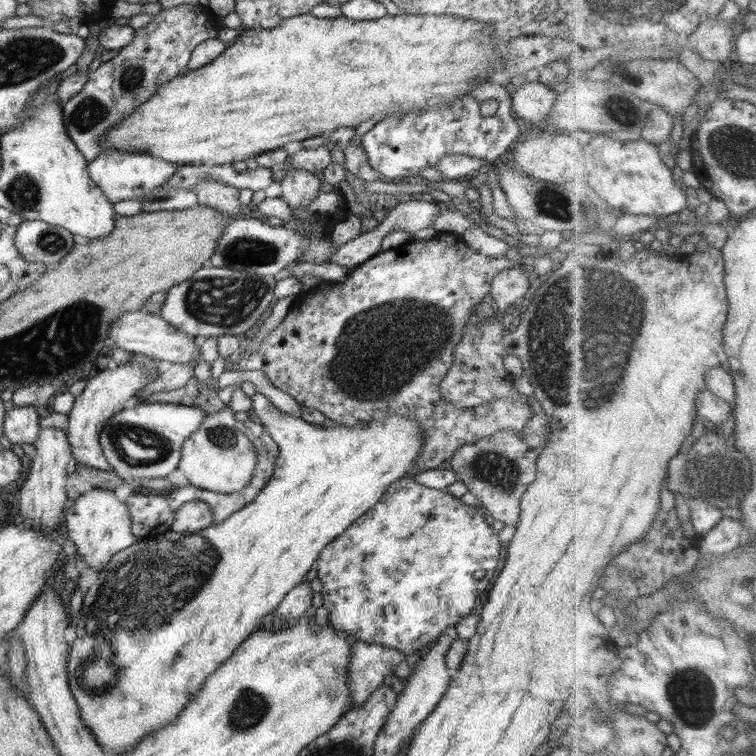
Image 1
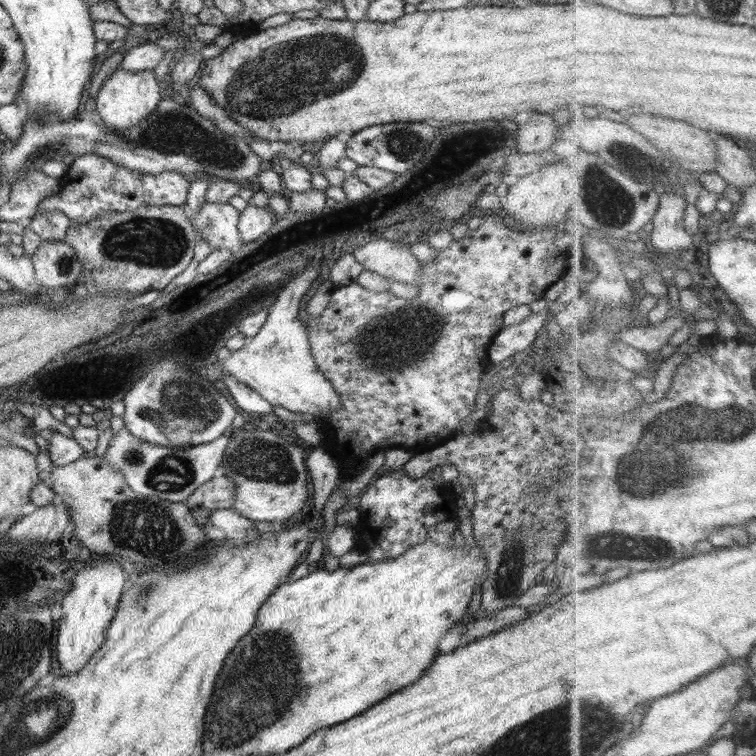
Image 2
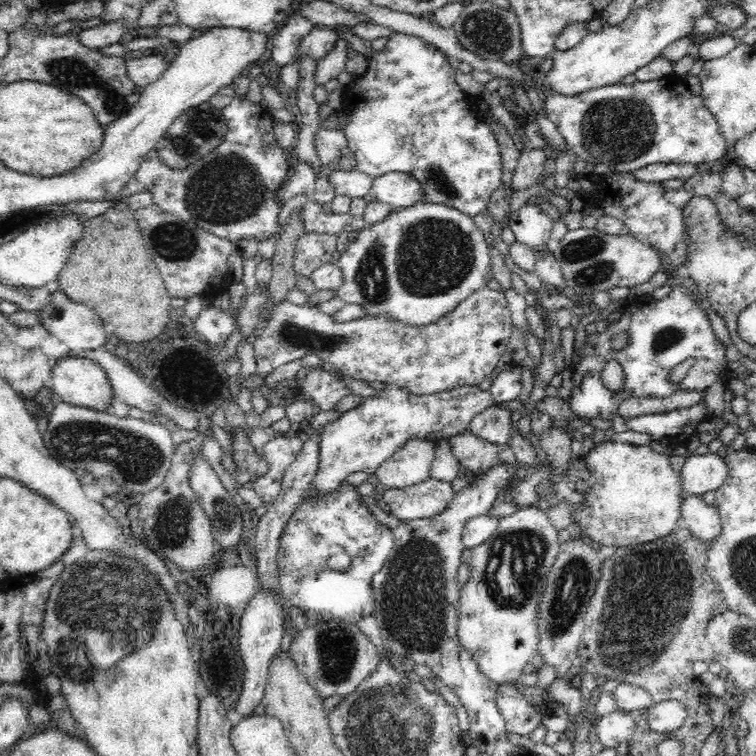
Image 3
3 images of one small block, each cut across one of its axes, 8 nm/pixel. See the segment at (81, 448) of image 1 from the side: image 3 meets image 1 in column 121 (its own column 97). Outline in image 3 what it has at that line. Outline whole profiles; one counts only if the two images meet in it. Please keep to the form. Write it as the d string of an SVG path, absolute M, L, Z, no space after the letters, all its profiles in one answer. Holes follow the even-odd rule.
M71 353L70 356L58 358L52 365L51 388L58 400L84 407L98 412L110 410L112 400L111 384L106 371L103 371L94 361Z

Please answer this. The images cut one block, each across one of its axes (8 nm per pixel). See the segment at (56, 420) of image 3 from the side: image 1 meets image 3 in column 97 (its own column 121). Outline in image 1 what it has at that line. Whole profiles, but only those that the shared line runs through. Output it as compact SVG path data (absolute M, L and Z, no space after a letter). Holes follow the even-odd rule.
M139 404L135 408L125 409L112 415L102 431L100 431L100 446L110 463L112 470L129 482L139 479L164 478L178 468L182 443L210 413L179 404Z

